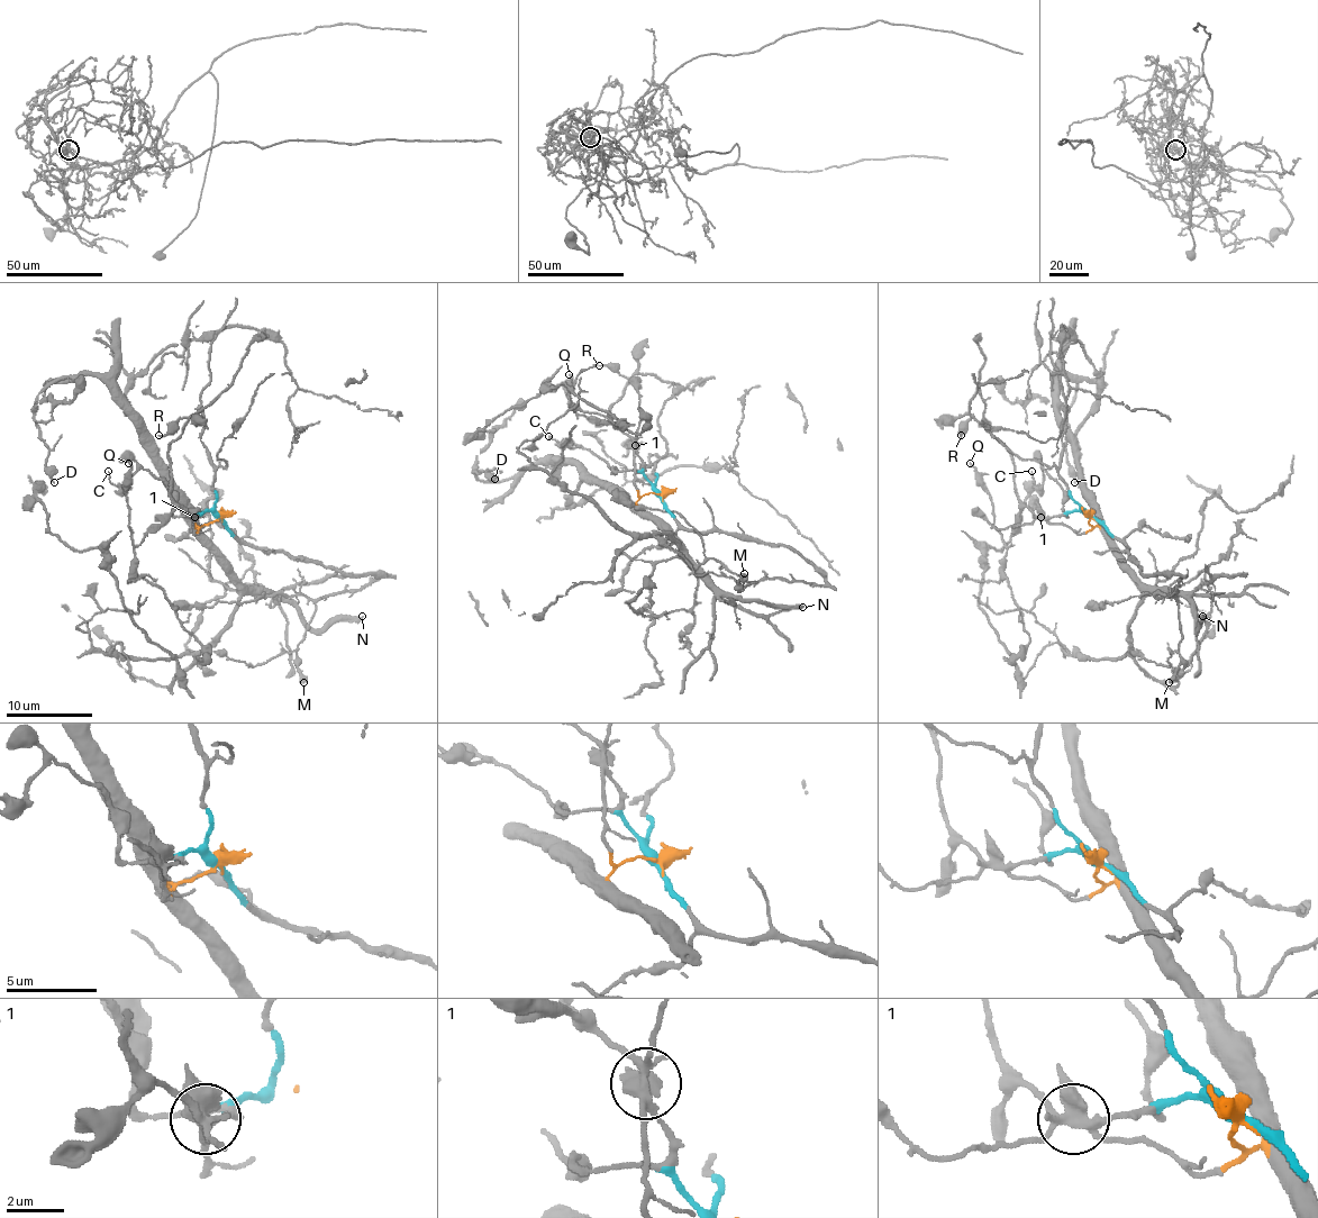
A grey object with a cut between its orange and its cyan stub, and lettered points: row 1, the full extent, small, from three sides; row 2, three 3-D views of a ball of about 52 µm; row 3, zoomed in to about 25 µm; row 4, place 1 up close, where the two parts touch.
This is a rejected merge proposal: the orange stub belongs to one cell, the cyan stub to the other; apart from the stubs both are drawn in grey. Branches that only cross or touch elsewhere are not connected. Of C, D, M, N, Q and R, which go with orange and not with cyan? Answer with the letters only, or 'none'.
D, N

